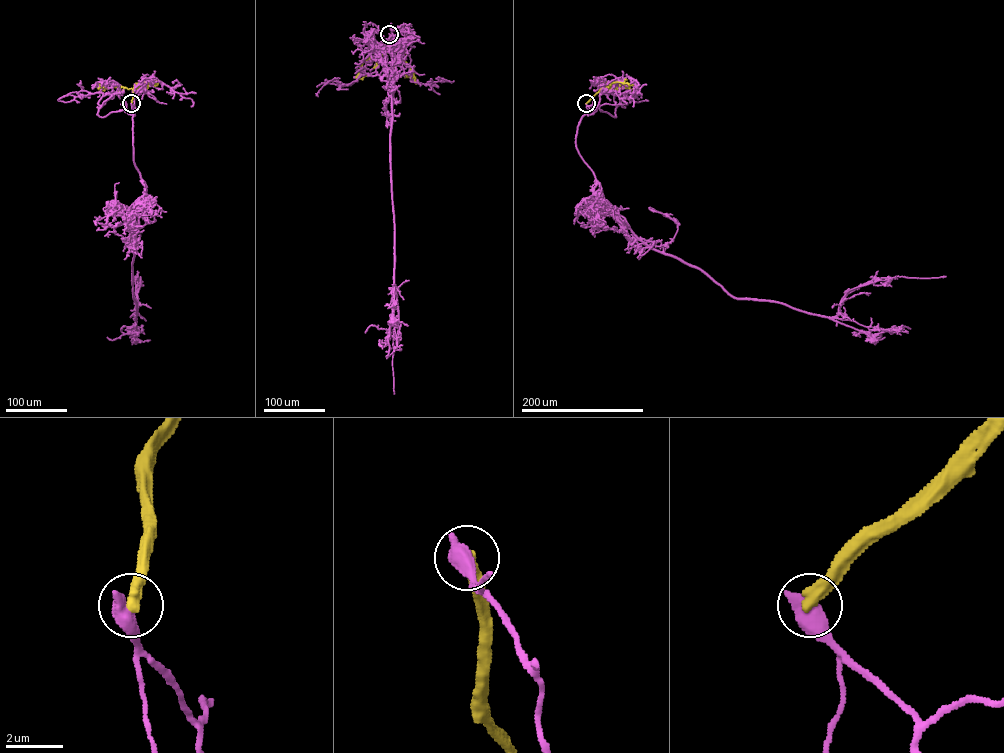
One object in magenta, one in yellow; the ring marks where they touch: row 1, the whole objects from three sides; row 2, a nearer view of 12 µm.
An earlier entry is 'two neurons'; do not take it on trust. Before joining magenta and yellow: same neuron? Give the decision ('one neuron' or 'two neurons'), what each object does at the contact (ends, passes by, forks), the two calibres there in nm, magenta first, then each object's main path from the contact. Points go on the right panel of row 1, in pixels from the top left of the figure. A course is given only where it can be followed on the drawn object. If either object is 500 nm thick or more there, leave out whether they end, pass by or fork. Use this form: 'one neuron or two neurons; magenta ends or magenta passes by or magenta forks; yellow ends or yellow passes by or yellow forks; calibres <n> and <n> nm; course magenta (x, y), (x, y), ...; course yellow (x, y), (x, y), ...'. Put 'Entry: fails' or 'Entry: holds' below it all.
two neurons; calibres 800 and 480 nm; course magenta (586, 104), (576, 147), (593, 193), (639, 238), (735, 297), (827, 317), (871, 339); course yellow (586, 104), (607, 86), (631, 90), (625, 87)
Entry: holds

